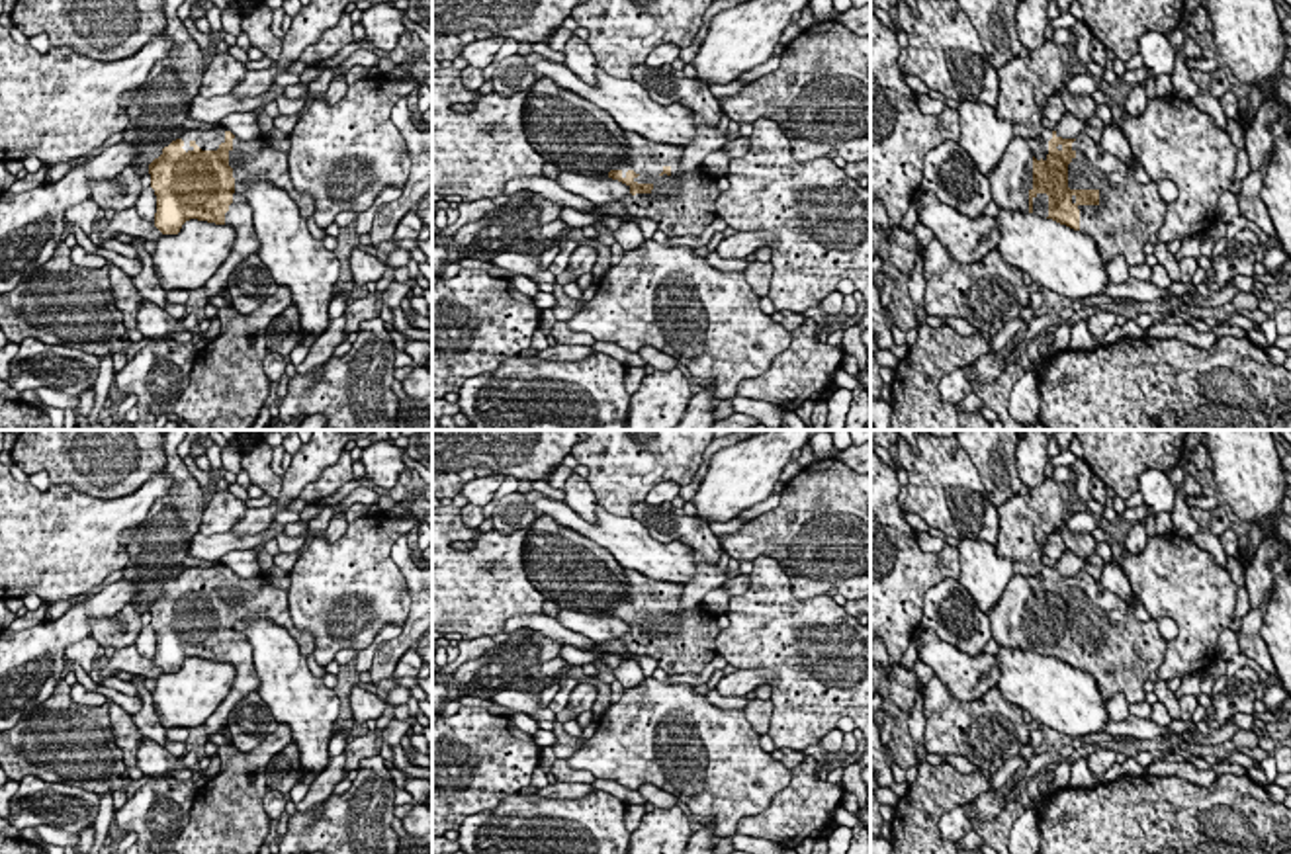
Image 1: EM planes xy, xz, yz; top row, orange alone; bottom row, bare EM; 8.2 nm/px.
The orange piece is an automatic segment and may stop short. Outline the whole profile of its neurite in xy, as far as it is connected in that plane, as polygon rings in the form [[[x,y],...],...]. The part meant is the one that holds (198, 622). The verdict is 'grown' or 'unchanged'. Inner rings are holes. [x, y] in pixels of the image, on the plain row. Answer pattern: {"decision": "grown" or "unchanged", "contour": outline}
{"decision": "grown", "contour": [[[221,563],[186,569],[149,602],[149,612],[156,633],[155,664],[162,672],[178,672],[190,657],[231,662],[237,670],[227,698],[205,721],[207,735],[221,733],[233,707],[258,694],[254,653],[235,629],[237,619],[272,619],[289,631],[305,657],[315,649],[315,637],[297,629],[289,616],[288,590],[276,588],[266,573],[245,580]]]}

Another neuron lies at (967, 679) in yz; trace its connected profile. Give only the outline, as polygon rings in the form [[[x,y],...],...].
[[[921,631],[917,653],[917,659],[931,666],[933,674],[960,702],[976,702],[998,684],[1000,668],[994,655],[970,657],[935,631]]]

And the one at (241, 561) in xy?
[[[254,549],[229,551],[219,559],[219,563],[245,580],[256,578],[262,573]]]

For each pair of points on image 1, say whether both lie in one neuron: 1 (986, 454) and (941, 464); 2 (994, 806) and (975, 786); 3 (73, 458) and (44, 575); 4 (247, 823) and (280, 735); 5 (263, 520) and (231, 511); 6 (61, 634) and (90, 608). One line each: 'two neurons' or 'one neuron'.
1: two neurons
2: two neurons
3: two neurons
4: one neuron
5: two neurons
6: one neuron

